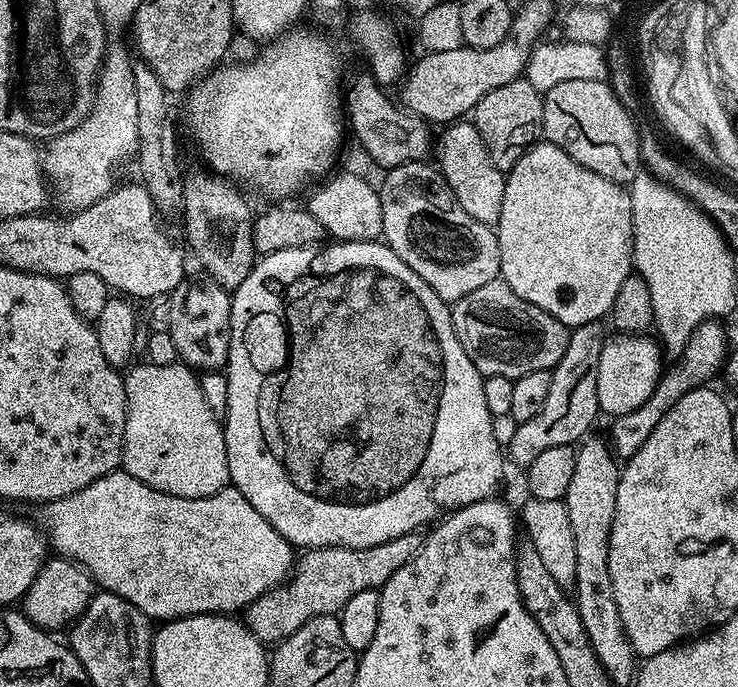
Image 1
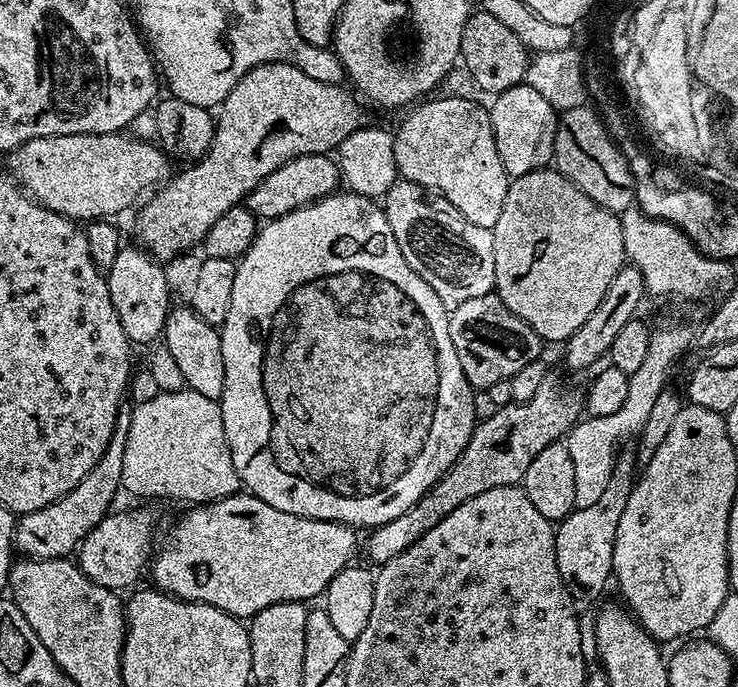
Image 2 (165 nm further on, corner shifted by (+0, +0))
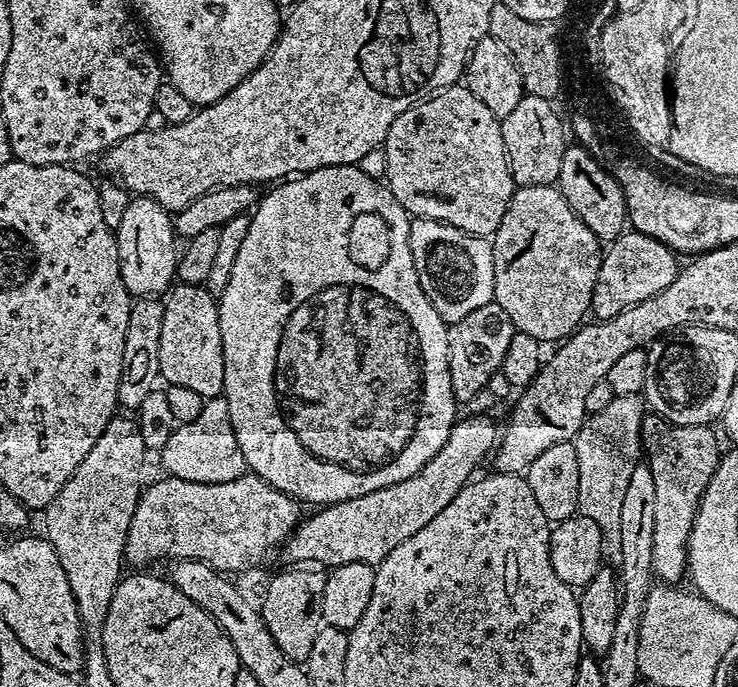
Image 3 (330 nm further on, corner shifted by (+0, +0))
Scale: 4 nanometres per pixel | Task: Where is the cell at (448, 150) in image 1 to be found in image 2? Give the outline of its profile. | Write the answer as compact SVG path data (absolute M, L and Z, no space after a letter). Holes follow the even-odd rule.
M464 96L432 99L417 103L400 129L395 129L394 159L399 175L443 196L474 226L491 229L502 214L510 183L502 158L498 158L492 113Z

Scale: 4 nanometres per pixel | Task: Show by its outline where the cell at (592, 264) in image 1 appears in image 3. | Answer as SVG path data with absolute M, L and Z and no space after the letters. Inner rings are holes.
M551 184L546 186L526 186L525 188L517 187L510 198L510 206L506 206L506 214L502 214L502 222L491 237L490 243L492 257L494 258L494 303L502 306L502 310L506 310L506 314L510 314L510 322L517 332L530 334L534 338L541 340L541 342L548 342L548 340L560 342L581 327L582 321L585 319L583 316L586 314L588 316L592 307L591 298L598 278L602 241L590 230L590 226L586 226L586 222L582 222L582 218L578 218L578 214L574 214L574 210L570 210L570 206L566 202L564 195L561 194L559 187Z

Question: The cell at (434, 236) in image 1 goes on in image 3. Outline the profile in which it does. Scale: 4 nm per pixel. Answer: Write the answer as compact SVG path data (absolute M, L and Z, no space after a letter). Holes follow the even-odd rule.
M416 218L410 223L410 254L414 254L414 270L418 270L418 282L422 282L422 290L426 290L426 298L430 298L434 310L438 310L440 317L449 325L466 318L470 310L478 310L478 306L493 303L494 258L491 243L485 237L472 236L469 232L463 232L437 220Z

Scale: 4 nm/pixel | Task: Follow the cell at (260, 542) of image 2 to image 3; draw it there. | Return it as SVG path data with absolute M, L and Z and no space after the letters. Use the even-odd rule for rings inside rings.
M472 416L469 420L464 418L457 419L456 425L450 430L450 438L438 454L414 478L406 478L406 482L398 482L394 486L386 486L382 490L374 490L370 494L362 494L358 498L343 500L337 504L329 504L321 507L312 517L301 519L297 524L292 535L284 541L282 552L289 556L291 563L296 566L323 566L331 570L349 564L350 562L366 562L373 566L380 563L394 550L394 546L402 546L406 538L418 534L434 514L442 514L450 502L454 502L457 494L464 489L465 484L469 483L477 475L476 467L484 459L493 455L494 449L498 443L498 428L495 428L488 420L483 420L480 416Z

